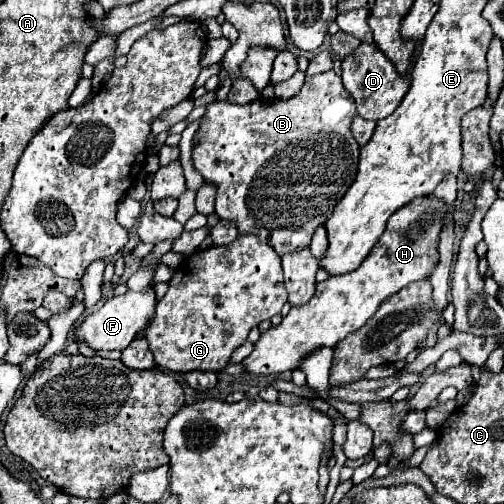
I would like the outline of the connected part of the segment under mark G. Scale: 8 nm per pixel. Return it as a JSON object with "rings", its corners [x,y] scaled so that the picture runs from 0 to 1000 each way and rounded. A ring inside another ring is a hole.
{"rings":[[[504,466],[472,470],[464,482],[448,490],[417,490],[409,498],[393,498],[377,506],[365,522],[353,526],[345,550],[337,554],[333,581],[317,593],[310,609],[310,629],[290,653],[290,673],[298,681],[298,696],[306,704],[310,724],[341,740],[373,740],[373,736],[437,736],[456,716],[456,704],[468,688],[476,688],[500,649],[512,649],[516,637],[540,633],[560,617],[567,601],[567,573],[560,550],[560,526],[552,502],[520,482]]]}

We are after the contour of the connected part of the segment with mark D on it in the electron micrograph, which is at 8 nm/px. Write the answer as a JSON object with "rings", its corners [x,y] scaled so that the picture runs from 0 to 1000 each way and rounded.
{"rings":[[[718,85],[698,109],[679,121],[679,161],[687,181],[702,192],[710,208],[710,228],[734,240],[754,240],[778,228],[813,173],[813,153],[794,149],[782,125],[746,89],[730,85]]]}

